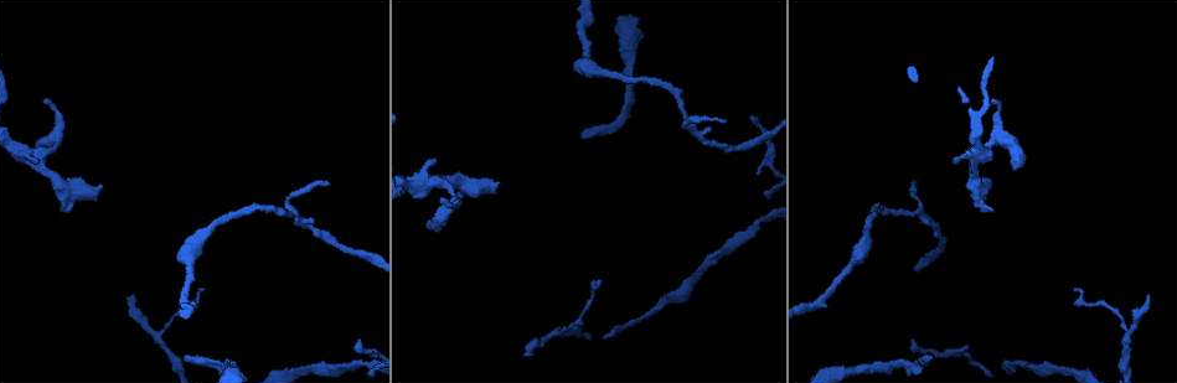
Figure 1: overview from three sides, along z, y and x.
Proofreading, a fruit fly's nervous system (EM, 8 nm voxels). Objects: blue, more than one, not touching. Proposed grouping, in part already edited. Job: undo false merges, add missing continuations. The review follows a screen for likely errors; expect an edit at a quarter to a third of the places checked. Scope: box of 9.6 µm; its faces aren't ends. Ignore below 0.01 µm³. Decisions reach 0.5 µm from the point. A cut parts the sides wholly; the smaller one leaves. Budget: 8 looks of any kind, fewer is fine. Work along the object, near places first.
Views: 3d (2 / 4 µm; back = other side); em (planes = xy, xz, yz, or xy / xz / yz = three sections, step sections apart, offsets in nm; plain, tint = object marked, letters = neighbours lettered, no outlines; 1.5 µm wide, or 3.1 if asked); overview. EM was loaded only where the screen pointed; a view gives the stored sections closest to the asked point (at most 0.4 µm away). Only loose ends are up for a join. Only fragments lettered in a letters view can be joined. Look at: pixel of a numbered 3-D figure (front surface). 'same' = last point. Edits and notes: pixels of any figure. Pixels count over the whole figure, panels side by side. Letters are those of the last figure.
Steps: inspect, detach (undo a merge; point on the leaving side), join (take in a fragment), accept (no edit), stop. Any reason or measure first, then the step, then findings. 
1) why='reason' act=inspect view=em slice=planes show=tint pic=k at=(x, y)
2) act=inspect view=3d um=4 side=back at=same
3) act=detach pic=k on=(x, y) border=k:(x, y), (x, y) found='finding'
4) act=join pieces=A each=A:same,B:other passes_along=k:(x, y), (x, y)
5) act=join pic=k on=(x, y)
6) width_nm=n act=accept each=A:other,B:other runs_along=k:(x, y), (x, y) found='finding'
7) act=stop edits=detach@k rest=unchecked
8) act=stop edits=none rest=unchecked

why='sharp bend' act=inspect view=3d um=2 pic=1 at=(914, 213)

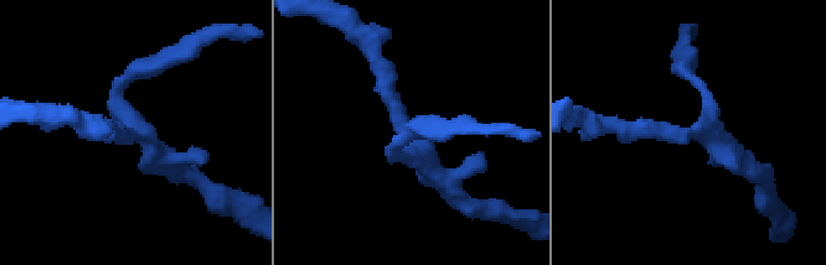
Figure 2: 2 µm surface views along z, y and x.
why='shape alone is not enough' act=inspect view=em slice=planes show=tint pic=2 at=(128, 137)

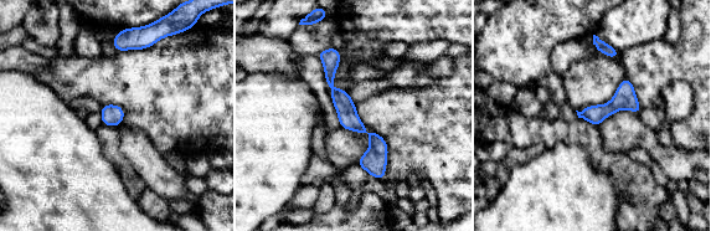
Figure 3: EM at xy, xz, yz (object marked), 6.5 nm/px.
act=inspect view=em slice=planes show=letters at=same

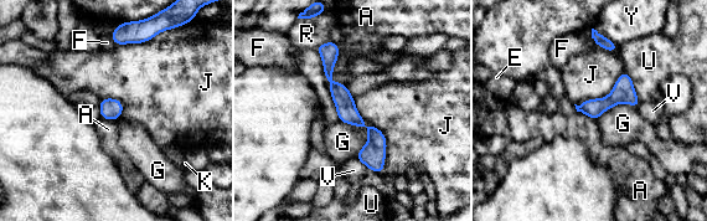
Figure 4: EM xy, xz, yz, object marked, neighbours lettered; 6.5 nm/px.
act=accept each=A:other,E:other,F:other,G:other,J:other,K:other,R:other,U:other,V:other,Y:other found='one neuron here'

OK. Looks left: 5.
why='an open end' act=inspect view=3d um=4 pic=1 at=(530, 357)

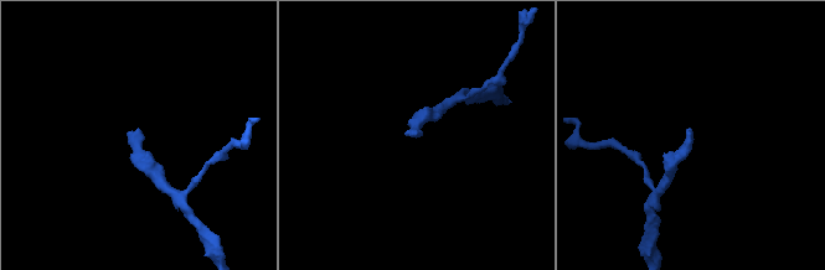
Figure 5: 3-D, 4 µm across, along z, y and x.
act=inspect view=em slice=planes show=plain pic=5 at=(417, 133)

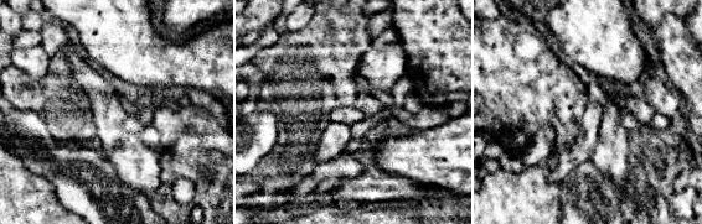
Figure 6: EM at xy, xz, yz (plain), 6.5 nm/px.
why='see the neighbours' act=inspect view=em slice=planes show=letters at=same

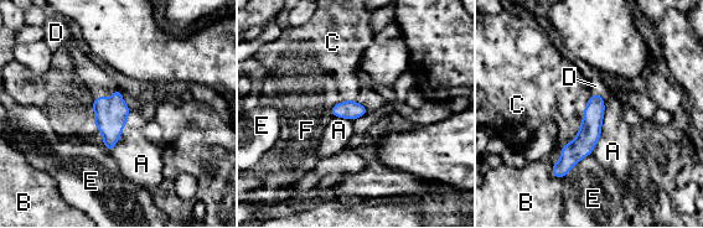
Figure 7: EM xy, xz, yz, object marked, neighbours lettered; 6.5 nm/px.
longest_contact=C:280nm act=join pieces=D each=A:other,B:other,C:other,D:same,E:other,F:other passes_along=7:(109, 113), (106, 98), (93, 77) found='the neuron continues'

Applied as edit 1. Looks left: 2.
why='end of a long branch' act=inspect view=em slice=xy step=4 show=letters pic=1 at=(184, 359)

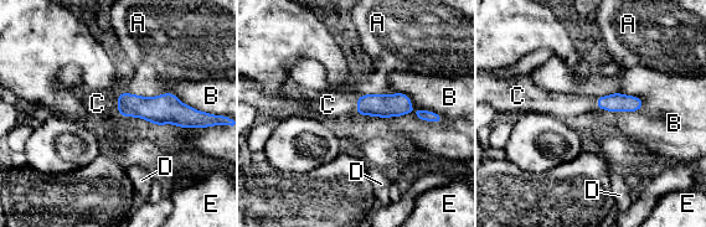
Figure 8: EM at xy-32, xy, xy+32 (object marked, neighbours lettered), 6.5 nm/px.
act=join pieces=C each=A:other,B:other,C:same,D:other,E:other passes_along=8:(155, 109), (118, 102), (97, 103) found='the neuron continues'

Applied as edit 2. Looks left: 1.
act=stop edits=join@7,join@8 rest=unchecked

